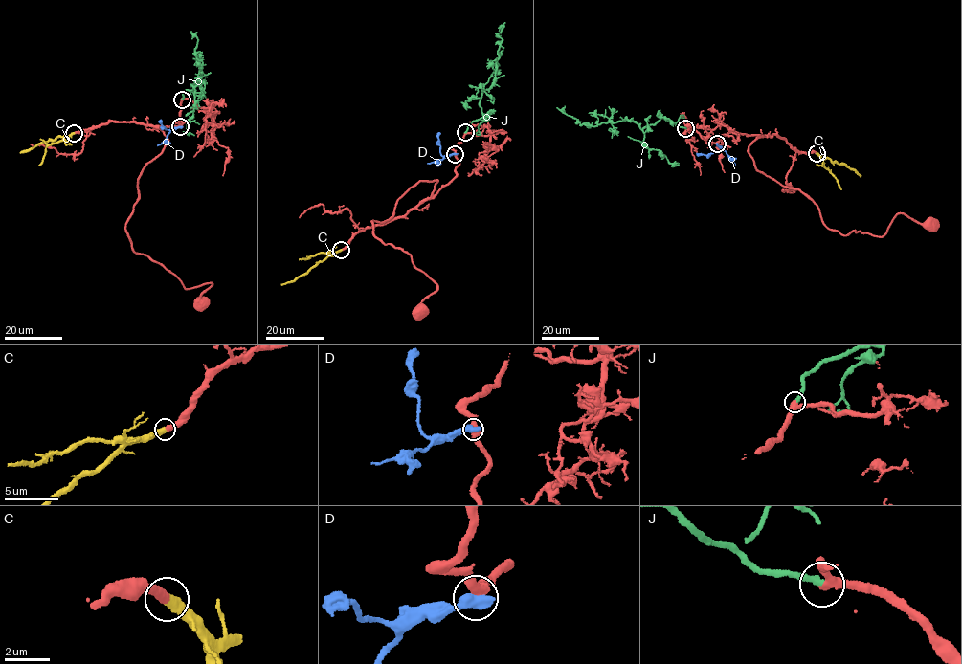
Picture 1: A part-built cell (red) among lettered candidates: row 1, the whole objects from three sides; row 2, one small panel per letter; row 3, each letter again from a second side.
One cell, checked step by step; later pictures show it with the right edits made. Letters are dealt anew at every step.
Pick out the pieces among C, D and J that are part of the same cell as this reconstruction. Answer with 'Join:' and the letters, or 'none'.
Join: C, J

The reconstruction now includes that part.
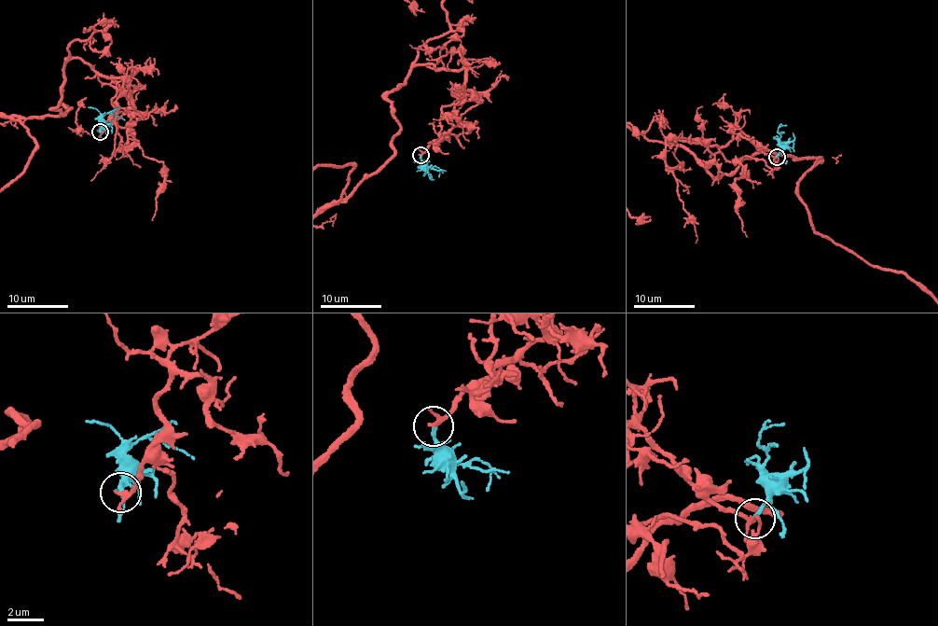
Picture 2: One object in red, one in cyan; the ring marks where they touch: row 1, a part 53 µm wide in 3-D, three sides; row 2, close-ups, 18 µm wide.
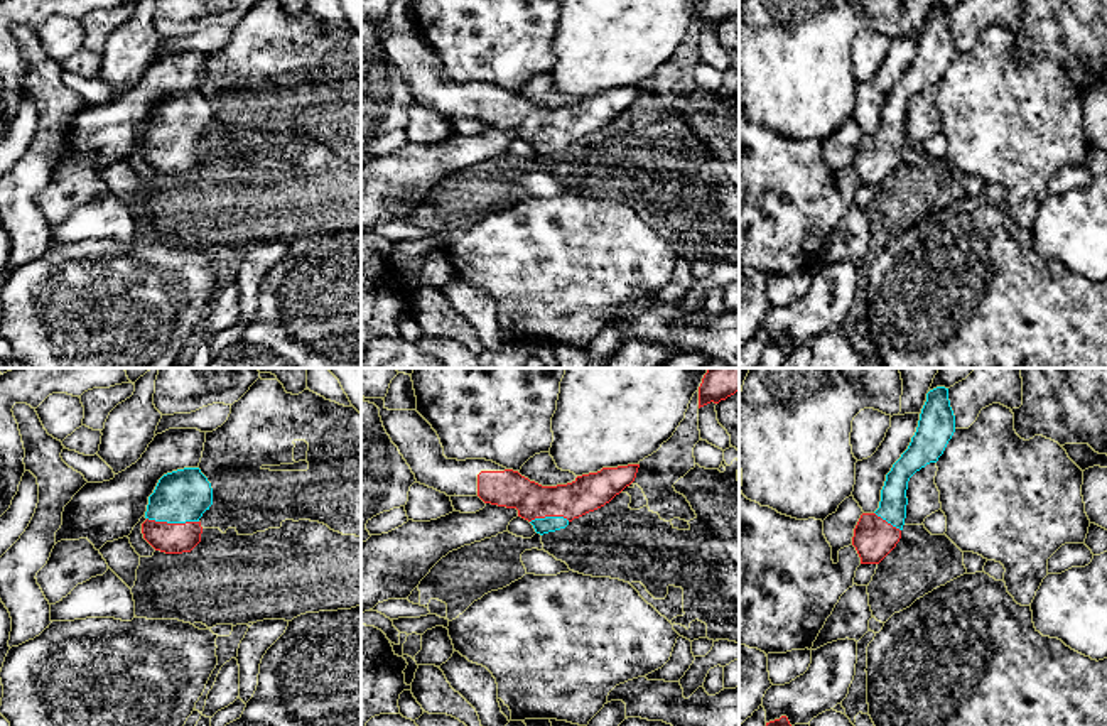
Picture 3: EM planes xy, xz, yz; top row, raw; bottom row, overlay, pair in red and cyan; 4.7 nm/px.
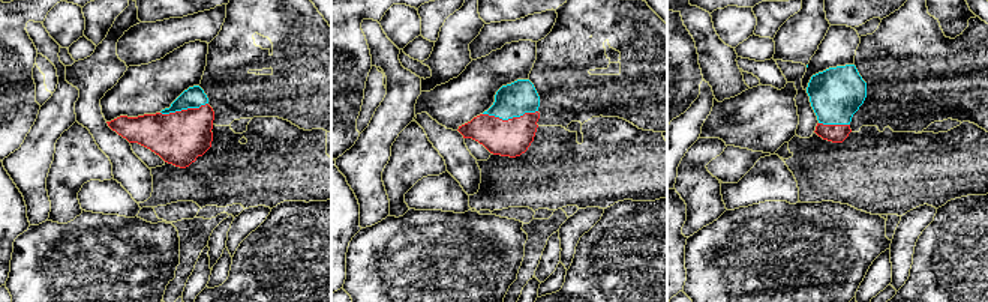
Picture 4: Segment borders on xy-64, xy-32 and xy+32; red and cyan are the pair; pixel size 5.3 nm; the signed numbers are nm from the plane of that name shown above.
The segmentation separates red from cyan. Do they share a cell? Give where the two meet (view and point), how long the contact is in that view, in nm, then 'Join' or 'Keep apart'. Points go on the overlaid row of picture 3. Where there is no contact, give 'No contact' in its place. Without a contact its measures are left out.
Touches red at xy (172, 524). Shared border 240 nm. Join

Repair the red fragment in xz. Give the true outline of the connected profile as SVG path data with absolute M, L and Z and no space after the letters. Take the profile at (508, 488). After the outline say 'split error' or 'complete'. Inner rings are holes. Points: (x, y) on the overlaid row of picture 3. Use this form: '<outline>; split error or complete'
M383 398L361 400L380 409L383 427L417 483L447 496L479 496L484 503L516 508L540 535L565 528L574 518L609 503L634 481L640 468L602 468L567 485L542 486L493 461L447 459L437 432L417 410L388 410Z; split error

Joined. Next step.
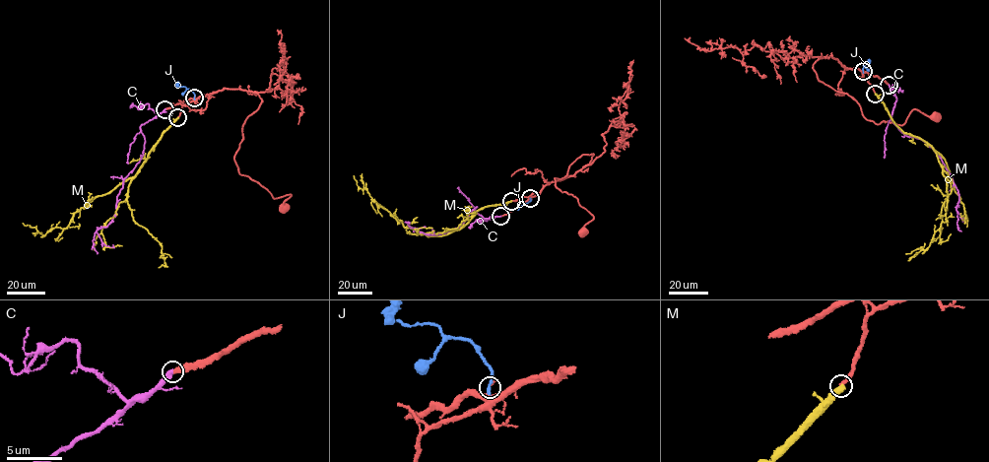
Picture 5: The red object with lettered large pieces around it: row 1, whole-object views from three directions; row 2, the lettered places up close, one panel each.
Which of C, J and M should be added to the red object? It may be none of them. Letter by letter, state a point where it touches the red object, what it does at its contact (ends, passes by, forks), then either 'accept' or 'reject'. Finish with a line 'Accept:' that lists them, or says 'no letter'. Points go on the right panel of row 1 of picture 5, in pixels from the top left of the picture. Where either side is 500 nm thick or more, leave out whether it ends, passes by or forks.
C: meets red at (889, 85); it ends there; accept
J: meets red at (863, 71); it ends there; reject
M: meets red at (875, 94); it ends there; reject
Accept: C

